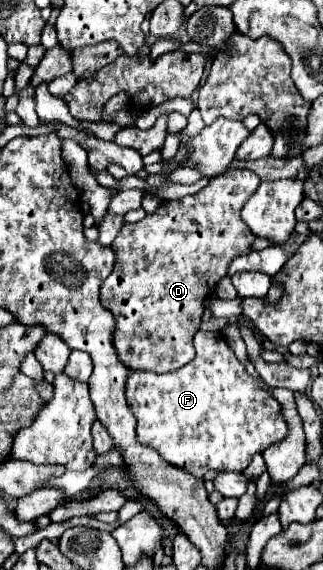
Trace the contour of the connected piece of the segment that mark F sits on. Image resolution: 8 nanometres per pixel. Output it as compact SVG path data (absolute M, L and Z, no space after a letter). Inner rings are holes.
M199 330L193 342L197 356L183 368L167 374L133 370L127 378L127 402L137 418L137 442L157 450L165 462L193 474L195 478L203 478L207 470L243 472L255 452L263 452L289 434L283 406L255 384L253 376L237 360L223 336Z

